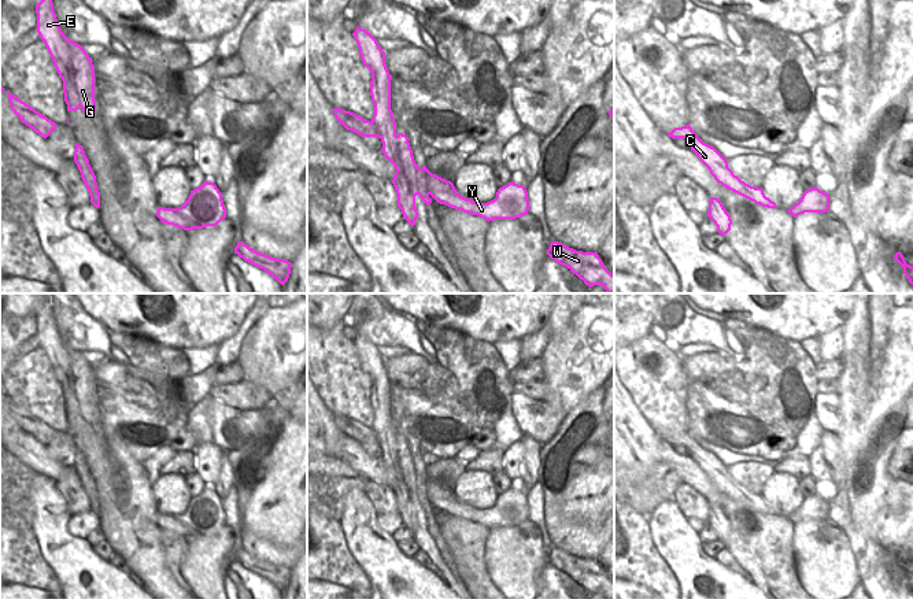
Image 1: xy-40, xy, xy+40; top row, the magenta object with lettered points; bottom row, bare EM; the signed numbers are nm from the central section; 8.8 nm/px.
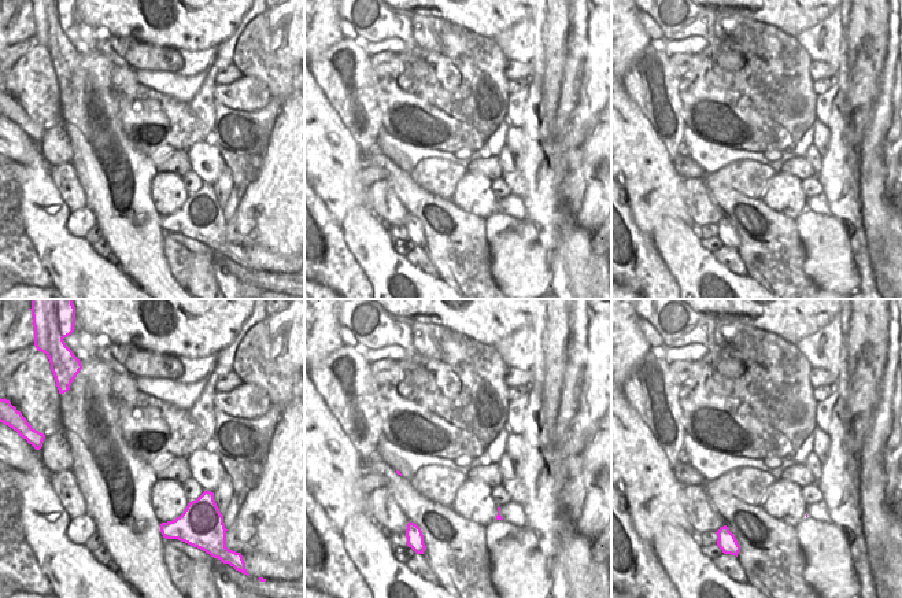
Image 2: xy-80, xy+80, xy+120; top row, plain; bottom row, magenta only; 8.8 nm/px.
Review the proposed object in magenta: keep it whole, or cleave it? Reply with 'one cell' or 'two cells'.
two cells

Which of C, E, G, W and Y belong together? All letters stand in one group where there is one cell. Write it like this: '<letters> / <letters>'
C W Y / E G

